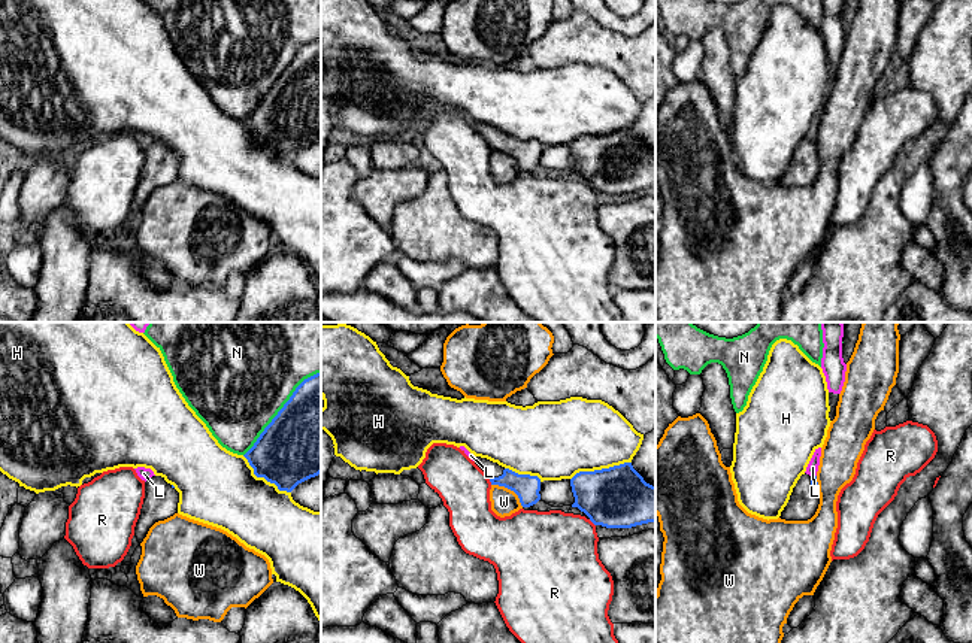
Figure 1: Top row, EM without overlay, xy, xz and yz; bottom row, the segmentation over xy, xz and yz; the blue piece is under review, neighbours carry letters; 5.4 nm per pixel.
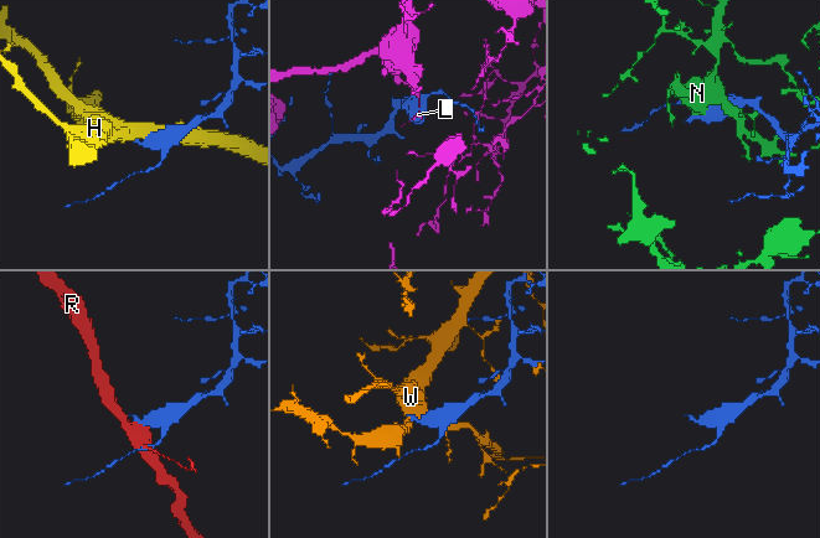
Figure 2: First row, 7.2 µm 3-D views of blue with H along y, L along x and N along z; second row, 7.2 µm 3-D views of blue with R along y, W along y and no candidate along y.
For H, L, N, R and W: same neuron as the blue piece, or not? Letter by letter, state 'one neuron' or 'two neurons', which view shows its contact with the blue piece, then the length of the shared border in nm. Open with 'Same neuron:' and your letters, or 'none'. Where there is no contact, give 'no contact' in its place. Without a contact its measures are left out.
Same neuron: none
H: two neurons; contact in xz; length 340 nm
L: two neurons; contact in yz; length 40 nm
N: two neurons; contact in xy; length 600 nm
R: two neurons; contact in xz; length 50 nm
W: two neurons; contact in xz; length 220 nm

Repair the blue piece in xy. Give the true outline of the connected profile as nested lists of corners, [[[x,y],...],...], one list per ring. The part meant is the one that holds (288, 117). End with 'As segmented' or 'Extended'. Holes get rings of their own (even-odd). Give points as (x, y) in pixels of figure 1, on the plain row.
[[[321,39],[305,45],[290,66],[243,121],[257,143],[291,158],[299,149],[321,139]]]. As segmented

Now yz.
[[[802,140],[797,146],[790,166],[781,178],[781,185],[785,186],[808,186],[811,185],[820,170],[817,142]]]. Extended

